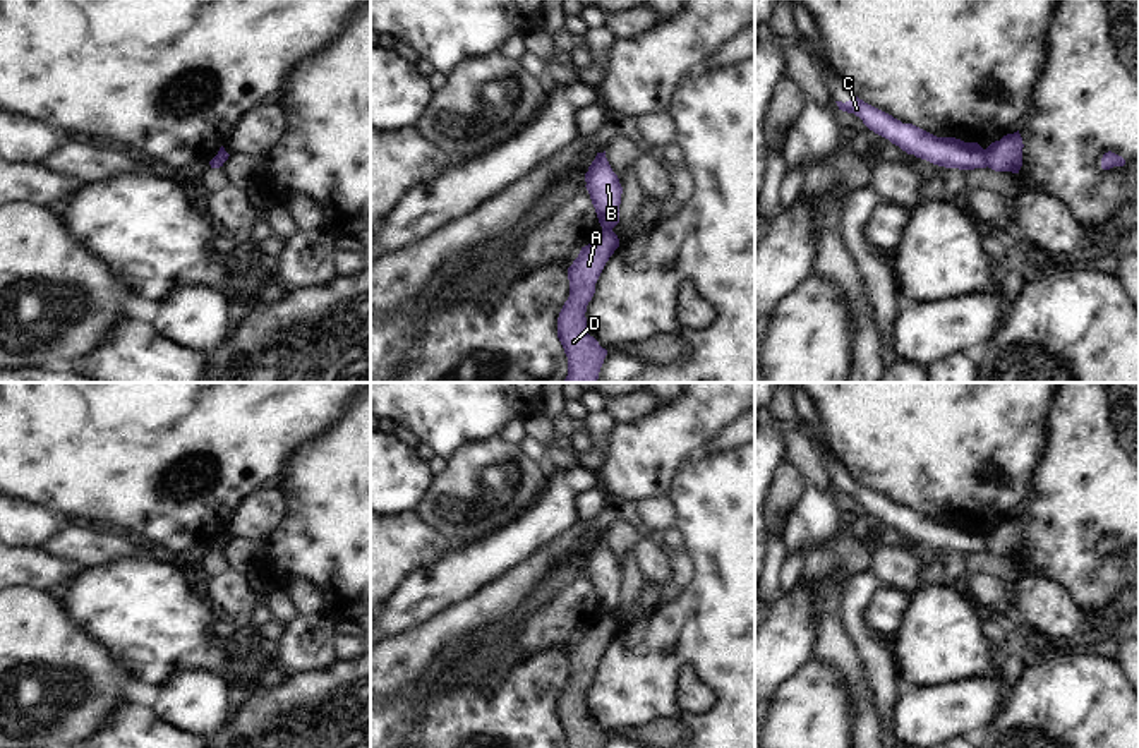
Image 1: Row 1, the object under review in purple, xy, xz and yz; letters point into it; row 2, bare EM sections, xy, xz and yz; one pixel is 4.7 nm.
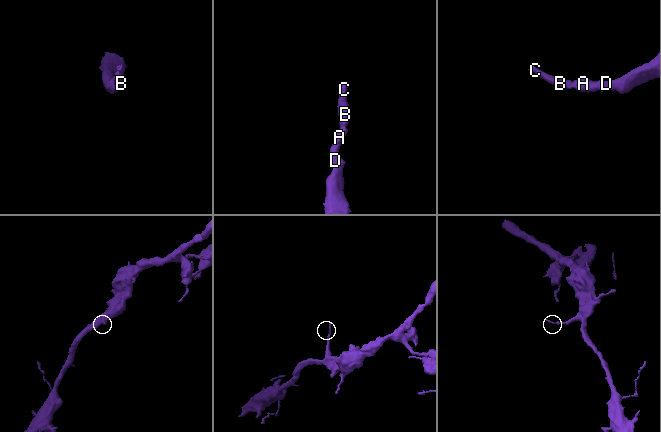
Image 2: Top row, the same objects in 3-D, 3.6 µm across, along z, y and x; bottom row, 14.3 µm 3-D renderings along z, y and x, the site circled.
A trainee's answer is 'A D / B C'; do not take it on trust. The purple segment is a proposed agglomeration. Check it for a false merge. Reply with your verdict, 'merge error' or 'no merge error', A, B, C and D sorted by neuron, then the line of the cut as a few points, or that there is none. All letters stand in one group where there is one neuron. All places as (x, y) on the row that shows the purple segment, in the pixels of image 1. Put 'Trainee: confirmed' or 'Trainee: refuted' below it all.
merge error; A D / B C; cut in yz along (985, 150), (987, 165)
Trainee: confirmed

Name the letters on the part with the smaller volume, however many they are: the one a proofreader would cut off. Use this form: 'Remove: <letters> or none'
Remove: B, C

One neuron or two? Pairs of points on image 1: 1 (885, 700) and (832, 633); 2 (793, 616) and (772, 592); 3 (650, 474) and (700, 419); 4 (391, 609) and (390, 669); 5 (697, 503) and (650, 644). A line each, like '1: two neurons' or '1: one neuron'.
1: two neurons
2: two neurons
3: one neuron
4: two neurons
5: one neuron

